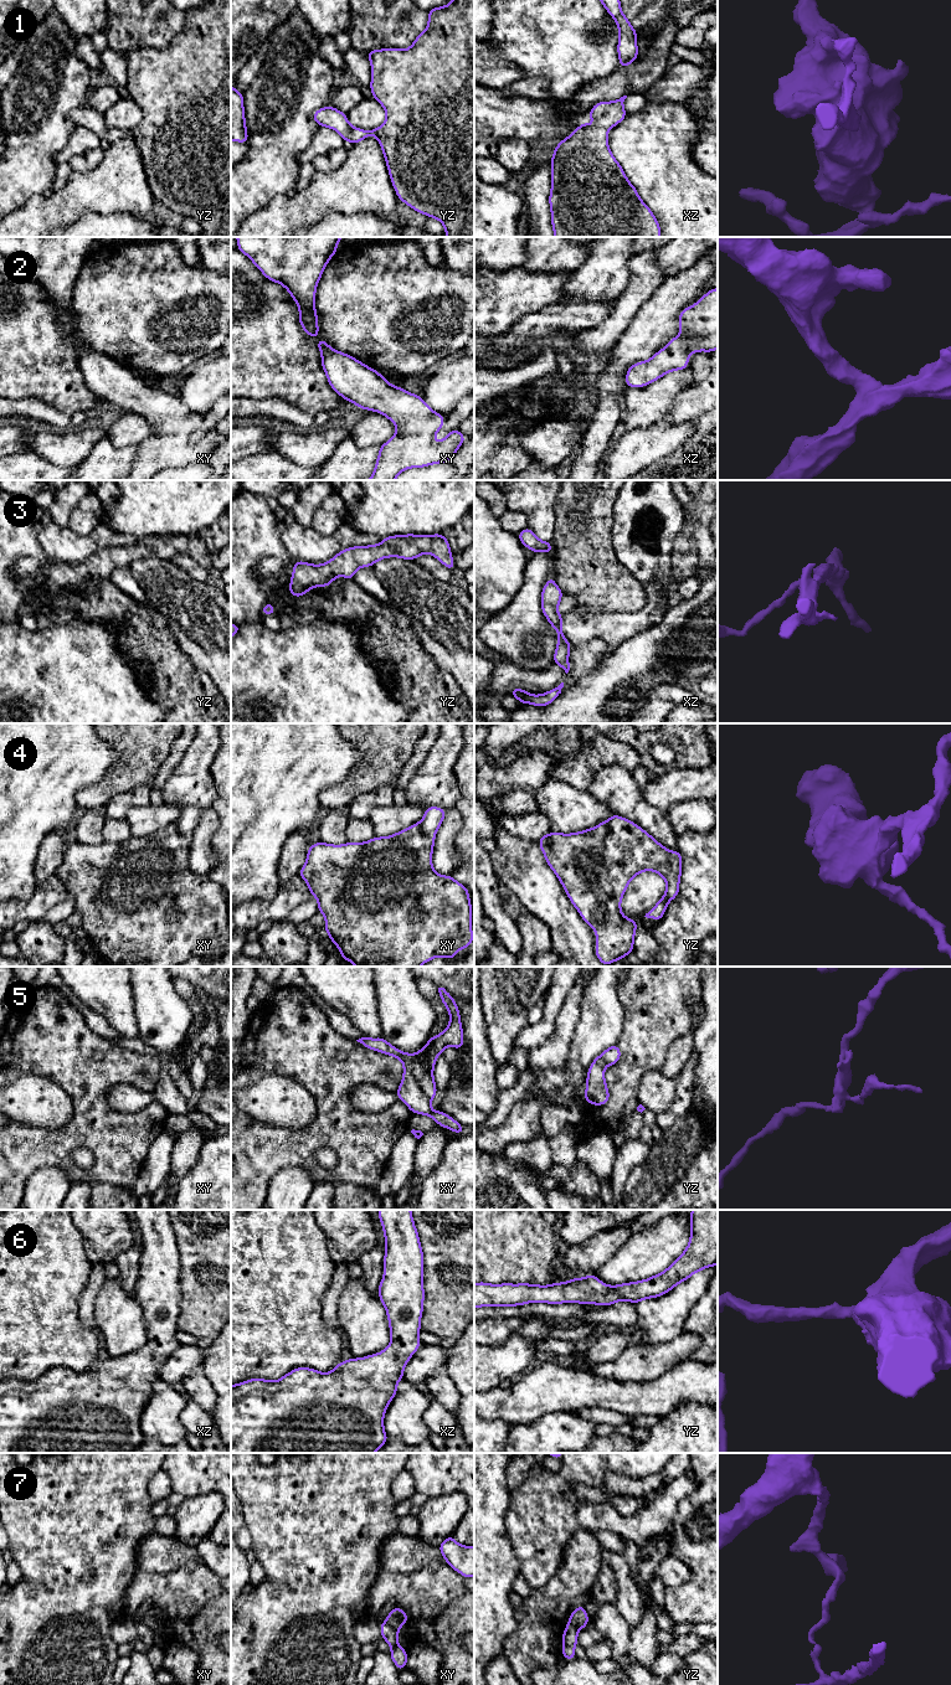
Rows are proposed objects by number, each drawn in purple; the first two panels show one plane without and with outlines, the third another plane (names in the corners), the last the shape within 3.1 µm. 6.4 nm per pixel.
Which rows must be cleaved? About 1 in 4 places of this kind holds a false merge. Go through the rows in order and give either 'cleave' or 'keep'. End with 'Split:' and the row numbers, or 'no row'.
1: keep
2: keep
3: keep
4: keep
5: cleave
6: keep
7: cleave
Split: 5, 7

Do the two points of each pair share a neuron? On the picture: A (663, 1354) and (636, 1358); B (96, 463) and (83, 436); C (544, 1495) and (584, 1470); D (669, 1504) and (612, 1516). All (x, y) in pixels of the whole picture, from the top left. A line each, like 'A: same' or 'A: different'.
A: same
B: different
C: same
D: same

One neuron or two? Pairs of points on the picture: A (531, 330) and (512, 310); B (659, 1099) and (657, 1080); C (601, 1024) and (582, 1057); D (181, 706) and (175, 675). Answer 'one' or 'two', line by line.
A: two
B: one
C: one
D: one

